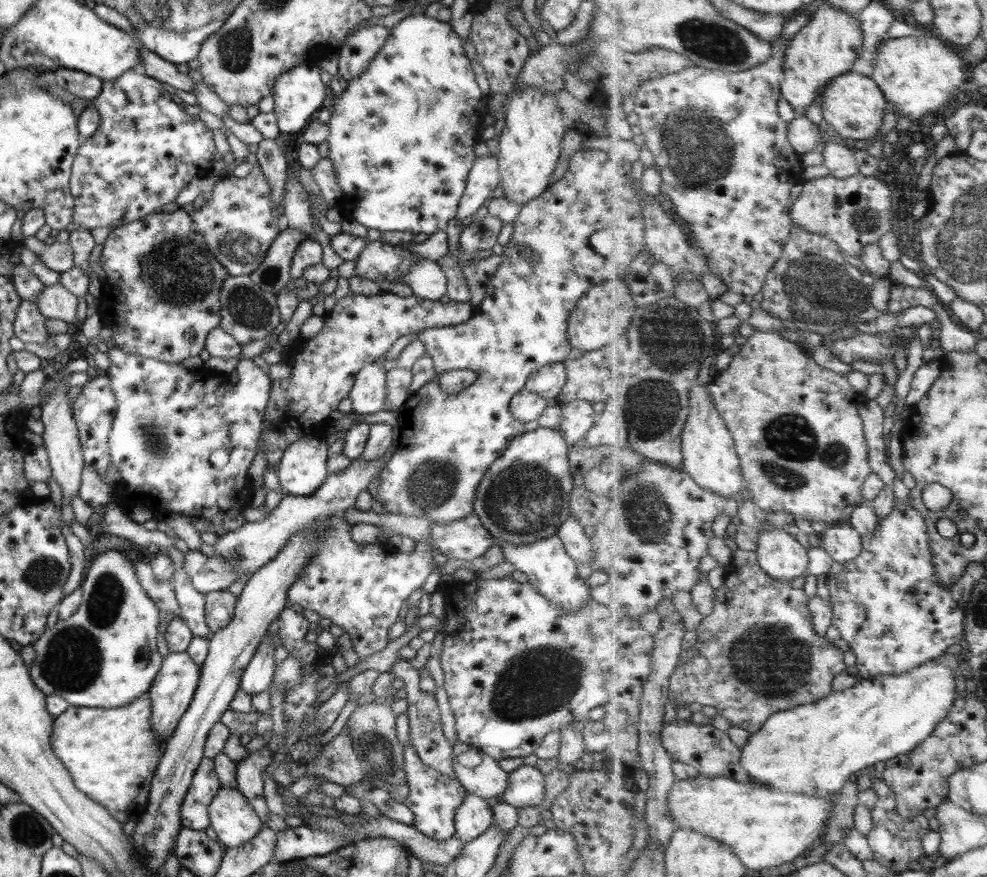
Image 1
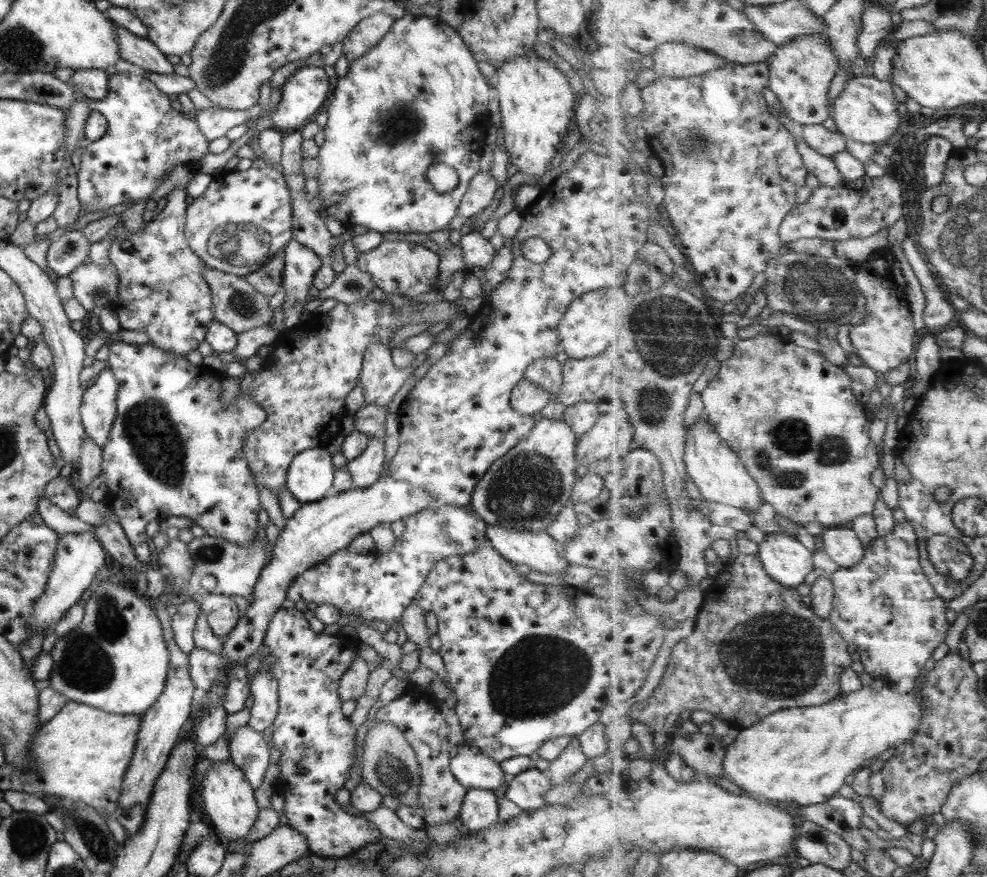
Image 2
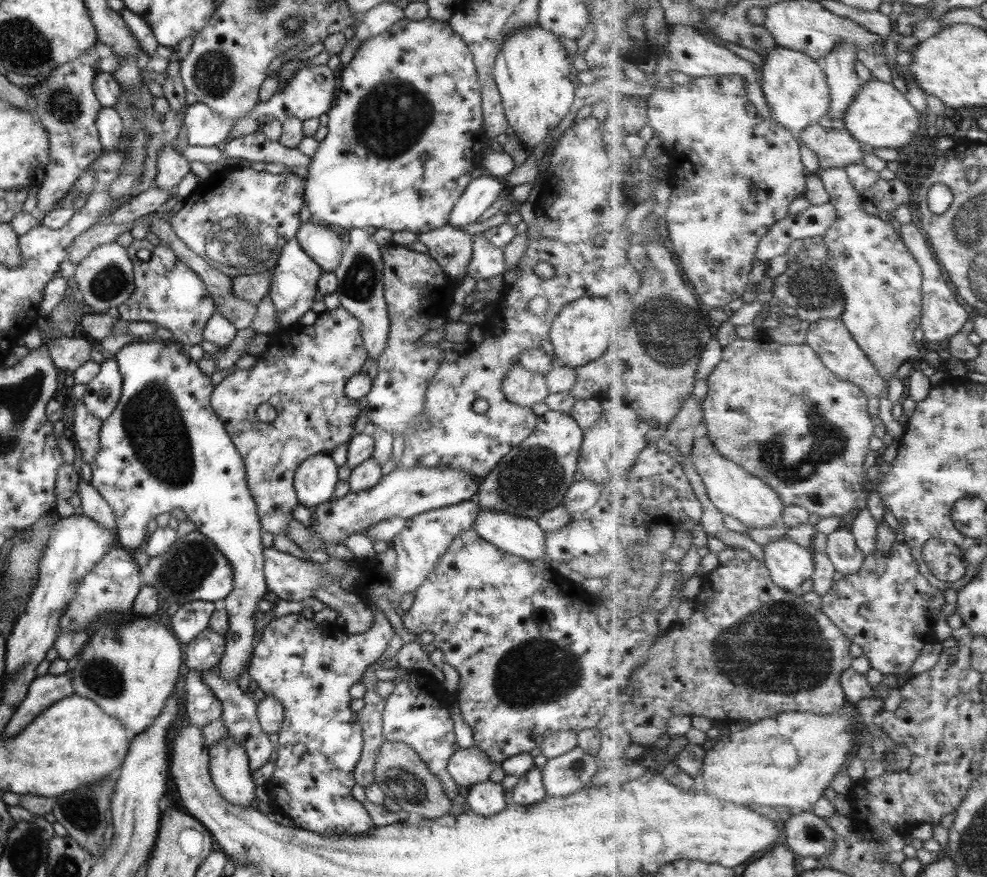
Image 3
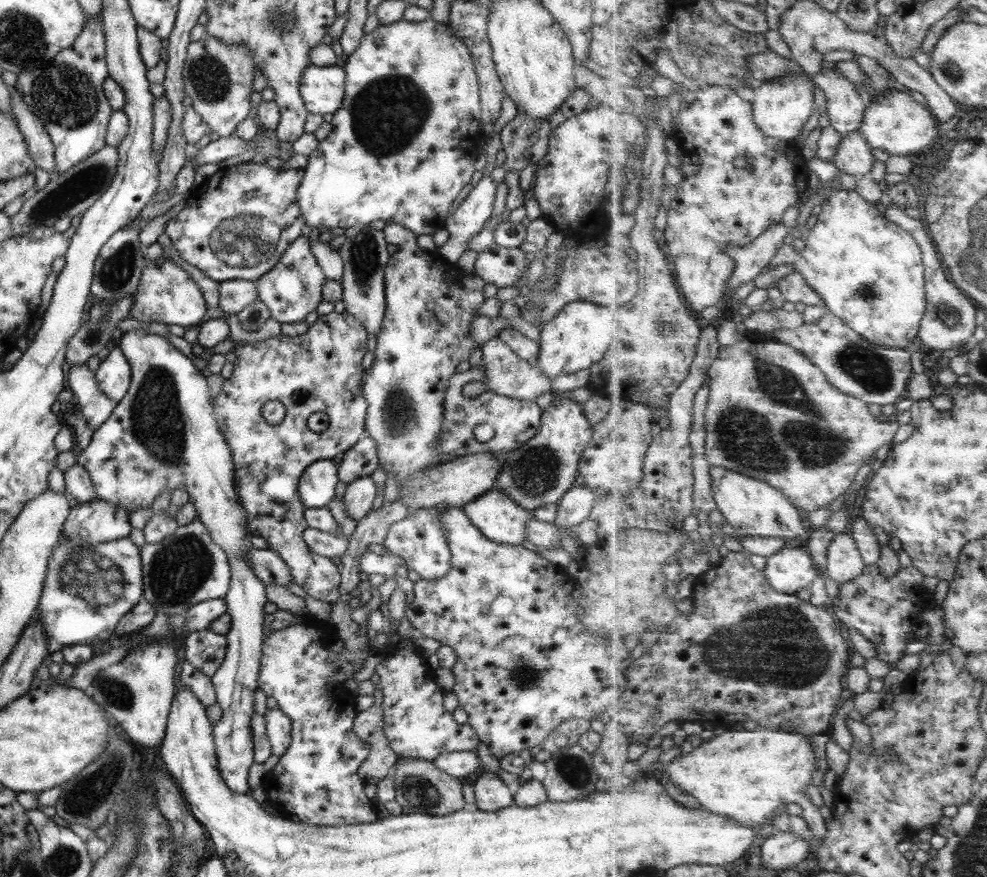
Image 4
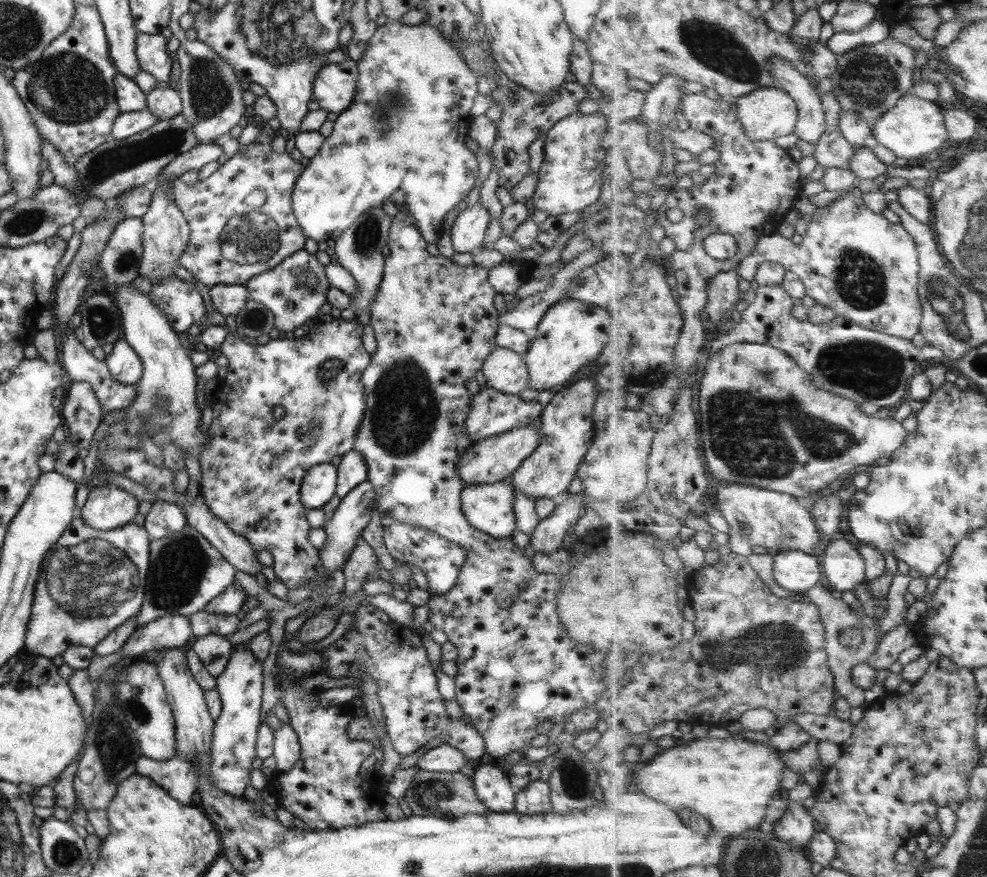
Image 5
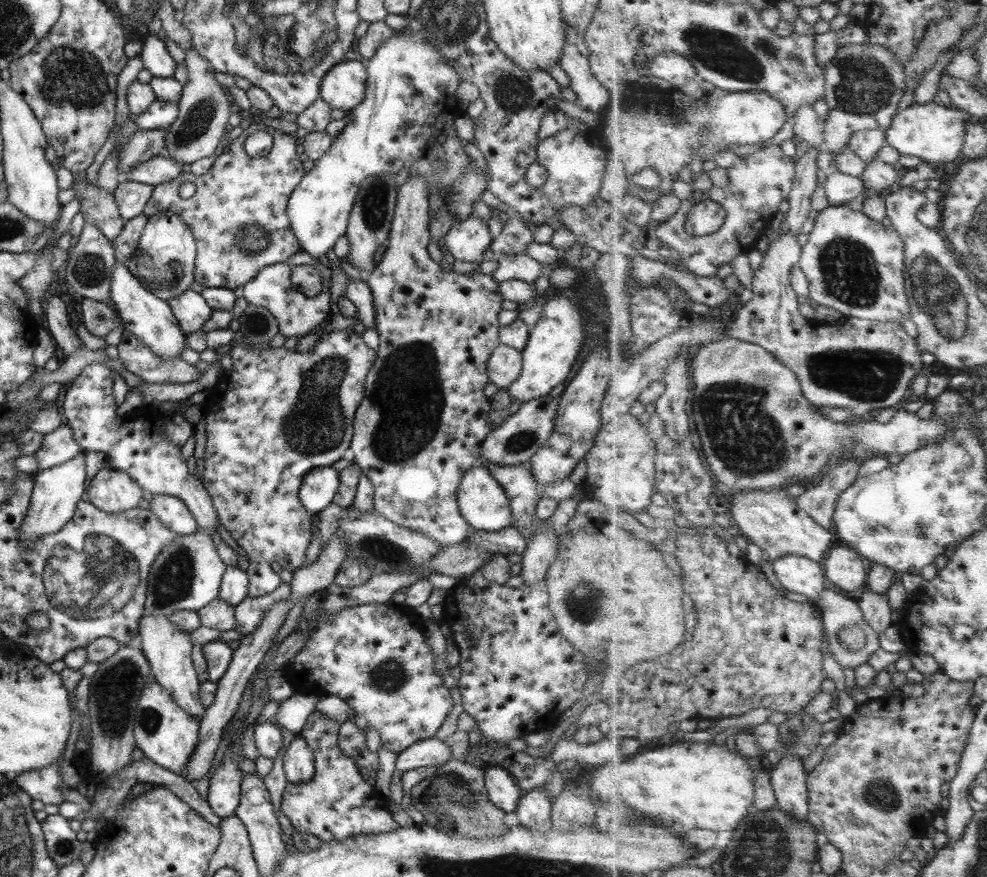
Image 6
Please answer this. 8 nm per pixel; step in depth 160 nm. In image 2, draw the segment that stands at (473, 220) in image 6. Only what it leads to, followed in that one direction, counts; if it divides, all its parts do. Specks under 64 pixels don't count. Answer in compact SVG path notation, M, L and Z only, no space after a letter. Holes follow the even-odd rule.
M477 171L468 182L467 190L458 204L456 215L465 220L475 221L481 210L490 204L497 187L498 184L489 171Z

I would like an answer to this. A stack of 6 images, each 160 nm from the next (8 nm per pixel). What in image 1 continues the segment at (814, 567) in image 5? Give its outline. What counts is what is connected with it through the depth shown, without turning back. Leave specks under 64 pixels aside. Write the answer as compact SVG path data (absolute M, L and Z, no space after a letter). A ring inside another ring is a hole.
M784 529L760 530L759 533L756 552L761 568L769 576L791 581L807 574L810 557L803 544Z

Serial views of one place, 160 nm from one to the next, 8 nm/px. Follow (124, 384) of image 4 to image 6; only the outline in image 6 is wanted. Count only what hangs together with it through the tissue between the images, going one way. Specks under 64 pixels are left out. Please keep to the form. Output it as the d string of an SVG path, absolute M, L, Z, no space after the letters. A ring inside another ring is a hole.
M125 330L121 333L116 348L122 366L145 383L195 382L204 373L177 356L161 360Z

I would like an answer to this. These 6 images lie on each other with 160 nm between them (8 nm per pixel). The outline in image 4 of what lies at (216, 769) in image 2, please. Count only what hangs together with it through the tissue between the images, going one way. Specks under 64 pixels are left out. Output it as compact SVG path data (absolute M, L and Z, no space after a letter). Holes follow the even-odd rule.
M137 328L123 333L115 344L129 364L130 383L123 398L113 407L109 418L94 430L87 447L77 455L76 463L87 472L96 498L121 508L127 516L137 509L151 508L159 494L171 494L175 489L183 489L187 492L188 502L193 505L199 523L209 532L211 543L225 553L230 579L222 599L227 607L226 614L230 617L230 628L224 634L226 649L223 660L210 676L216 703L222 710L220 719L212 724L212 735L218 771L223 782L237 796L249 794L251 789L247 785L247 770L254 762L250 714L253 712L253 693L258 689L256 678L264 638L261 631L263 610L267 599L265 585L254 575L252 566L247 561L247 548L251 547L248 527L245 526L245 510L241 508L233 488L234 464L231 451L217 428L212 402L209 402L211 396L207 380L190 358L181 354L162 336L145 333Z

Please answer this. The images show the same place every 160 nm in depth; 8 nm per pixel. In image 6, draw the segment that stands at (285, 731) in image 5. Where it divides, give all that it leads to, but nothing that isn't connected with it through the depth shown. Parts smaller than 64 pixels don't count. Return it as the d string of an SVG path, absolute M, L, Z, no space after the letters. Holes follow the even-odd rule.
M295 734L293 740L289 742L289 746L285 748L283 756L282 768L287 783L306 783L311 779L314 771L313 754L306 742Z

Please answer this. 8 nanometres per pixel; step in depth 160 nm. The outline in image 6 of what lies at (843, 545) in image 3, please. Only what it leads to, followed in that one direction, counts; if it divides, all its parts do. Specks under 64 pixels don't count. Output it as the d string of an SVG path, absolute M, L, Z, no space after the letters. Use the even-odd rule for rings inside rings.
M836 547L825 558L824 573L837 587L856 592L857 588L866 587L870 564L869 560L854 549Z

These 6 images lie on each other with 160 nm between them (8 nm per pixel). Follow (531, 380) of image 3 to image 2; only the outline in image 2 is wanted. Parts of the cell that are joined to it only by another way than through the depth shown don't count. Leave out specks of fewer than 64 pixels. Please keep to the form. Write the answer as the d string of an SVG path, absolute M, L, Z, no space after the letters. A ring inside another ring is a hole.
M525 378L513 386L509 395L511 408L525 416L539 412L549 400L549 392L531 384Z

